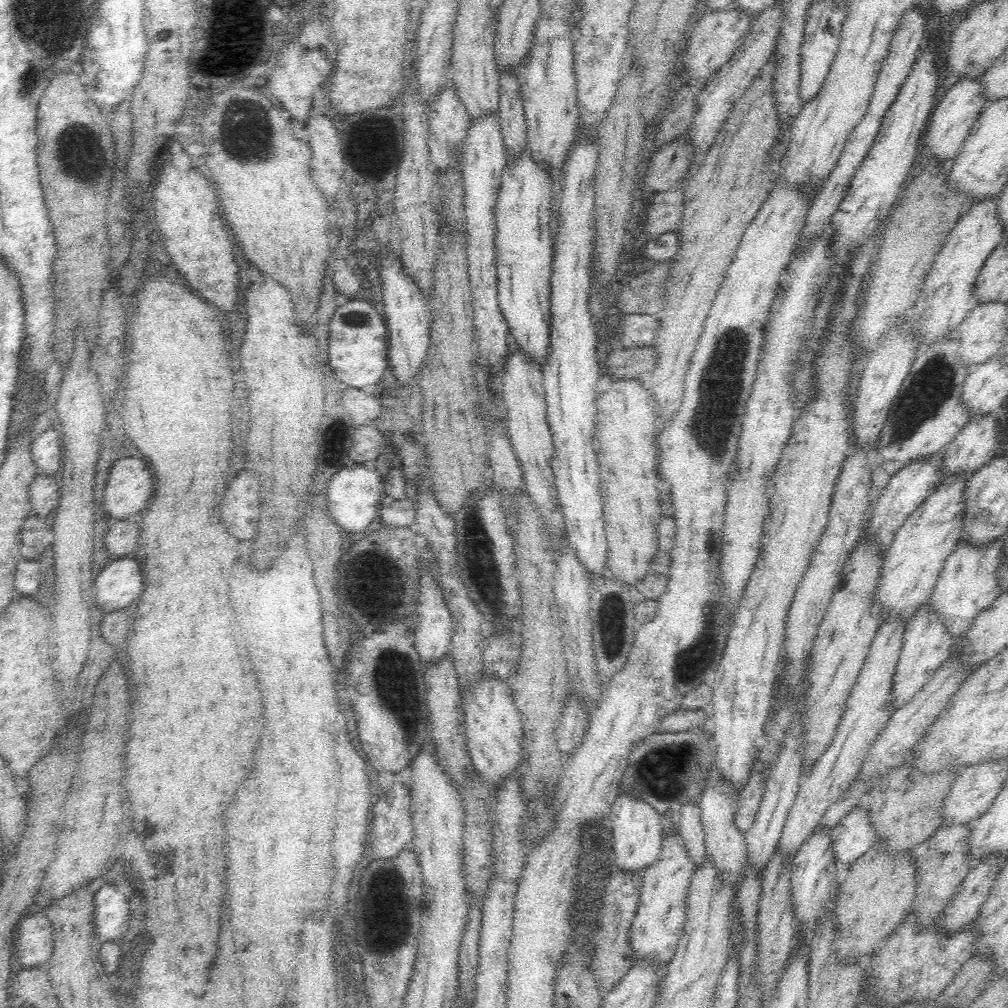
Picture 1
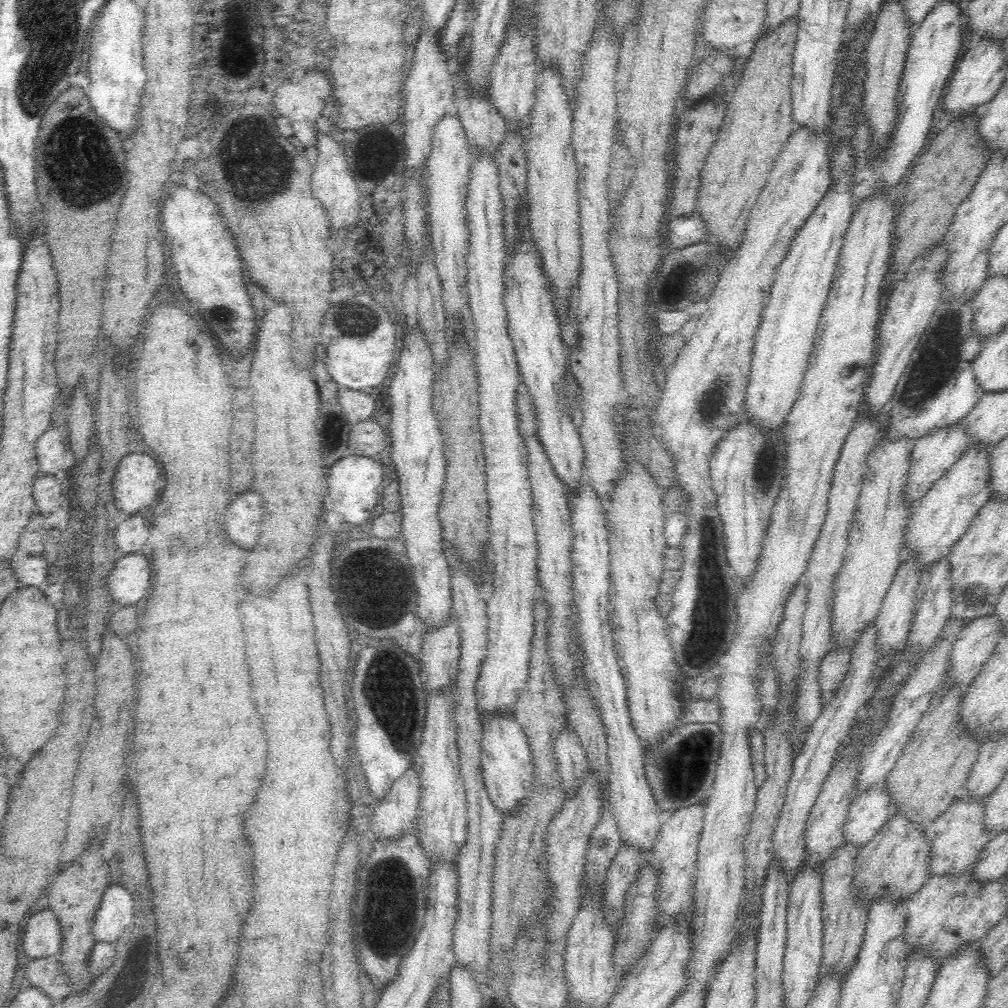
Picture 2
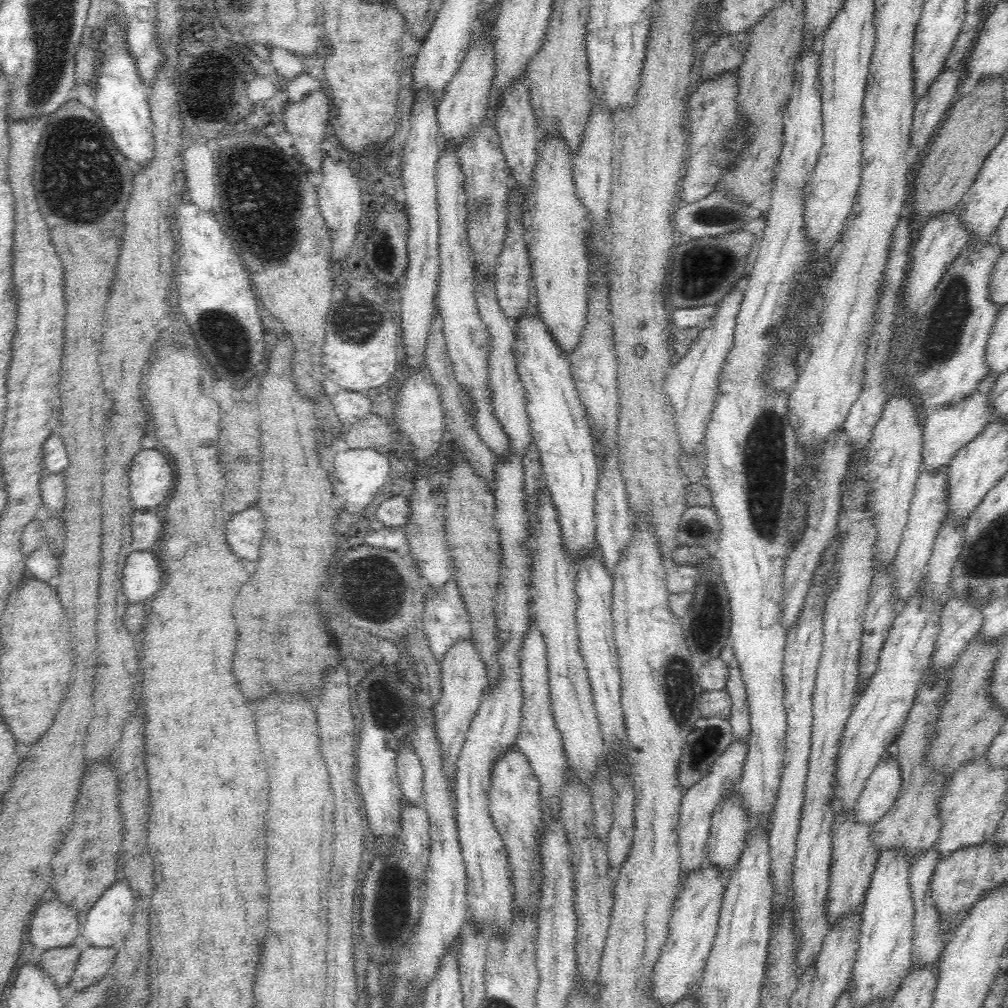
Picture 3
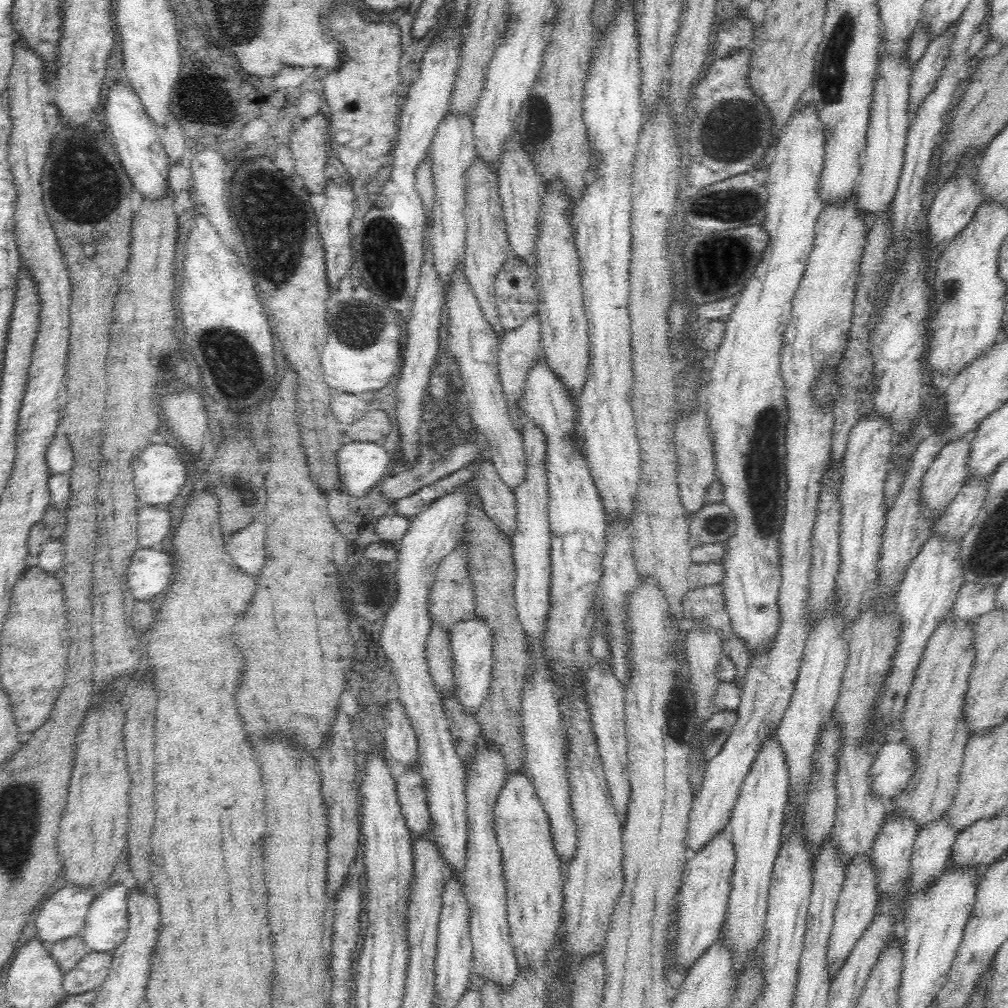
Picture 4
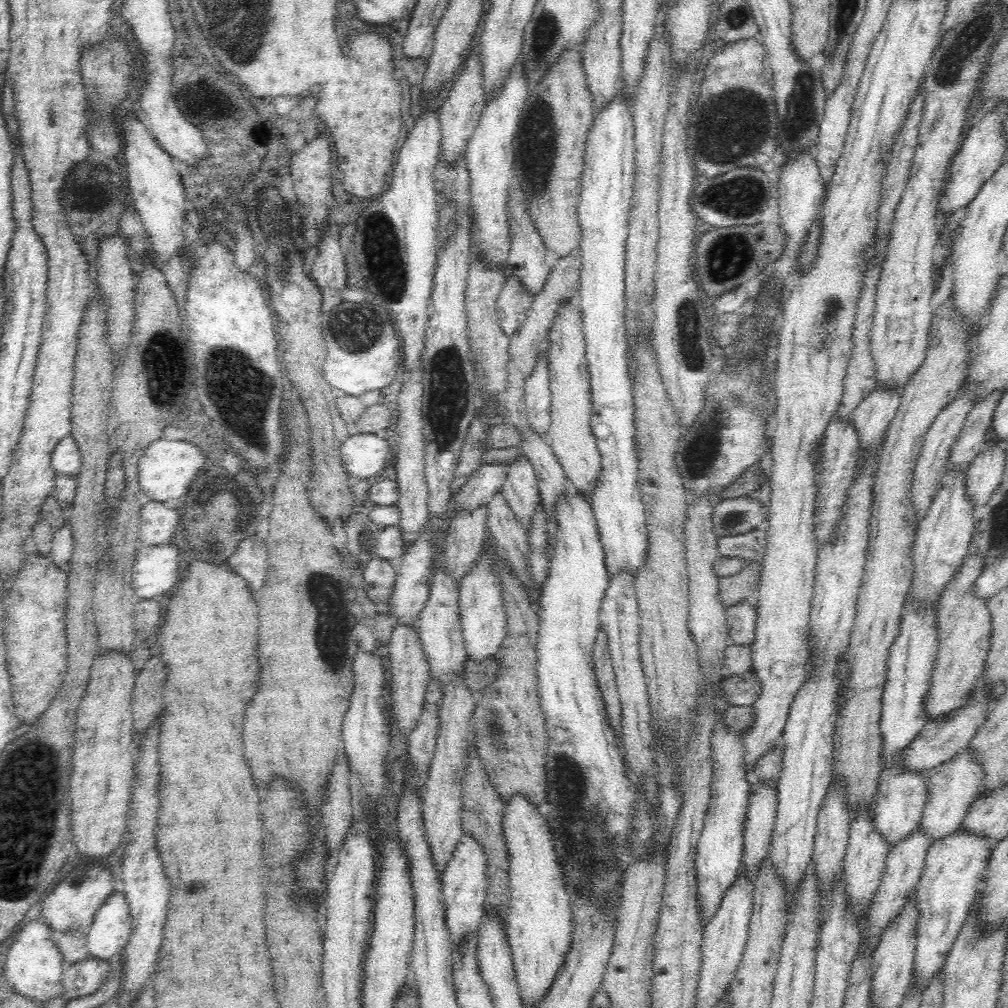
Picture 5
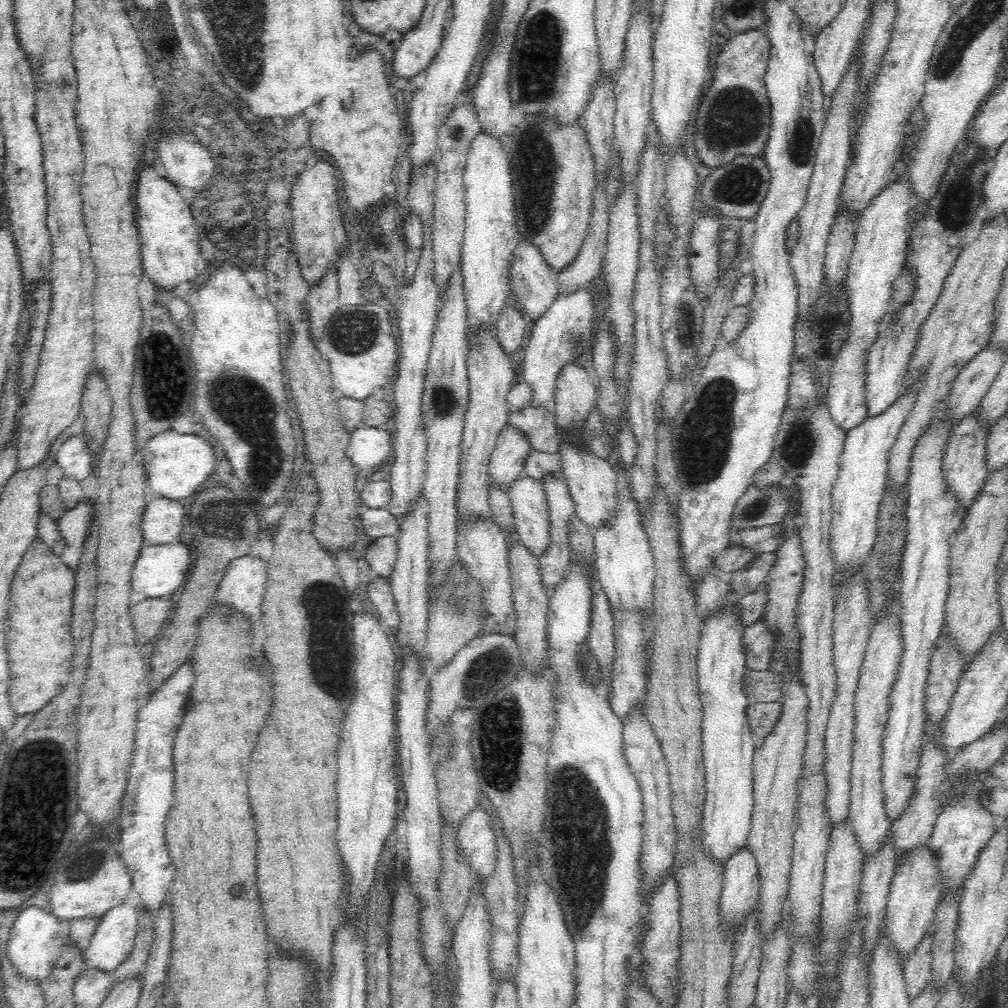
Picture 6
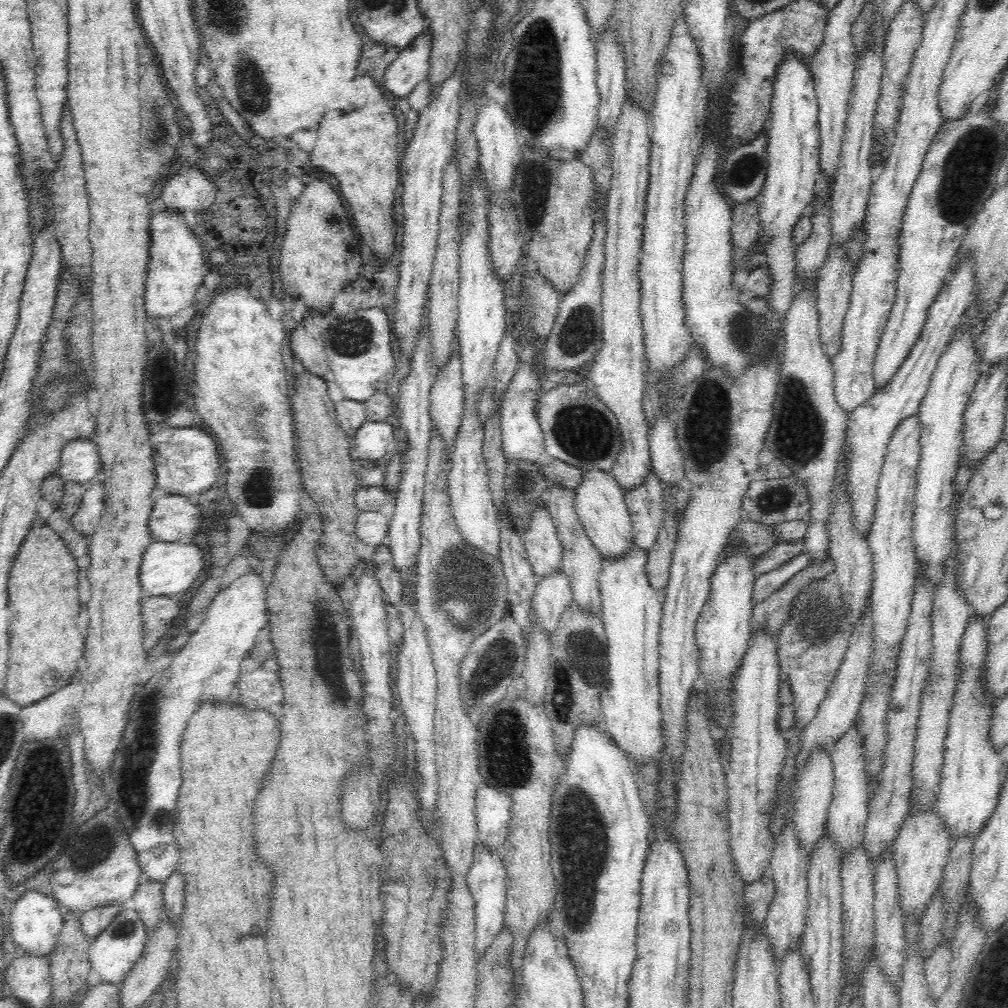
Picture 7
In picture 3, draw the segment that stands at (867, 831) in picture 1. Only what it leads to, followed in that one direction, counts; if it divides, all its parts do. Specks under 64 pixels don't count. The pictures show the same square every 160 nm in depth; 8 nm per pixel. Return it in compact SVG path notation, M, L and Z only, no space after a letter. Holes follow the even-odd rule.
M894 759L876 765L868 777L859 799L853 808L854 821L860 825L876 824L889 810L892 810L900 792L902 775Z

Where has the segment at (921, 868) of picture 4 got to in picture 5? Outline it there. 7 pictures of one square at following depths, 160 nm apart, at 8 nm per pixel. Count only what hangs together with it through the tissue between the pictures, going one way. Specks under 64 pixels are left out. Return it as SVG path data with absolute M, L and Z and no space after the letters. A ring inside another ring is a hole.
M962 750L949 761L946 761L938 767L931 768L926 774L929 775L929 778L926 779L929 795L927 796L928 799L923 810L919 827L926 833L926 837L928 837L928 846L930 846L942 839L948 838L961 828L961 824L968 814L970 805L975 800L974 794L976 794L976 788L980 786L982 771L980 771L980 765L974 761L972 753Z

